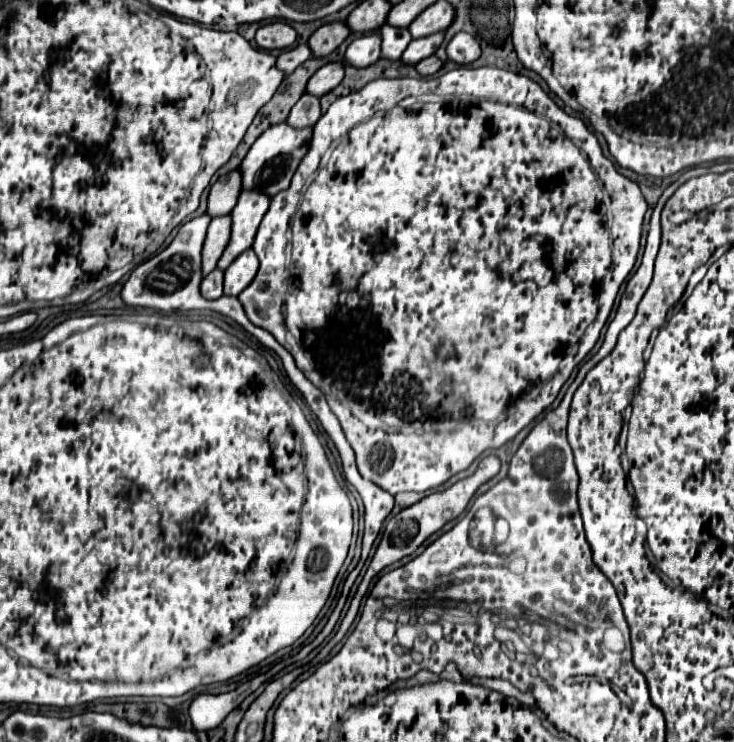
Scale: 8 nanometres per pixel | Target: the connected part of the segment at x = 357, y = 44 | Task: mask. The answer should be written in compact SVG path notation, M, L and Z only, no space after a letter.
M367 33L363 37L357 37L351 41L351 45L345 51L345 61L353 67L369 67L379 61L379 33Z

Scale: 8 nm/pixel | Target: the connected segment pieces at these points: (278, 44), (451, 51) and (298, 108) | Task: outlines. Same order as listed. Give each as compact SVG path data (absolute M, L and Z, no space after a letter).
M285 21L267 23L267 25L259 27L257 35L255 35L257 47L259 49L267 49L267 51L287 49L287 47L291 47L295 43L295 39L297 39L295 29Z
M457 33L447 45L447 57L459 65L473 63L475 59L479 59L479 55L481 47L469 33Z
M303 95L291 109L289 117L287 117L287 125L293 129L307 129L313 127L317 123L317 119L321 117L321 107L319 107L319 99L313 95Z

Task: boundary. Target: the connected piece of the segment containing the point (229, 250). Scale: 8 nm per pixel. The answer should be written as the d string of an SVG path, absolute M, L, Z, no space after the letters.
M241 193L237 199L237 205L231 211L231 237L229 243L217 263L217 267L221 271L225 271L231 261L241 255L243 251L247 251L253 245L253 237L257 233L257 227L265 215L269 207L269 197L267 195L259 195L259 193Z

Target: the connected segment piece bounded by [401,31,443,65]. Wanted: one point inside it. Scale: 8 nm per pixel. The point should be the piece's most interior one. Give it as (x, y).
(420, 48)

